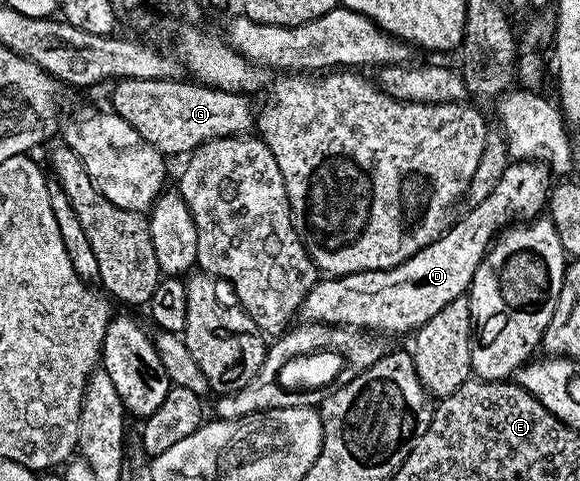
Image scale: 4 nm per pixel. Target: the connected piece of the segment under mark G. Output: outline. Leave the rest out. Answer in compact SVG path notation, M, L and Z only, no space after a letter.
M131 79L118 80L113 89L112 112L118 113L147 143L154 145L162 155L182 153L188 155L202 148L204 141L217 141L220 137L241 137L255 129L255 109L248 105L240 93L214 89L211 85L194 83L189 79Z

